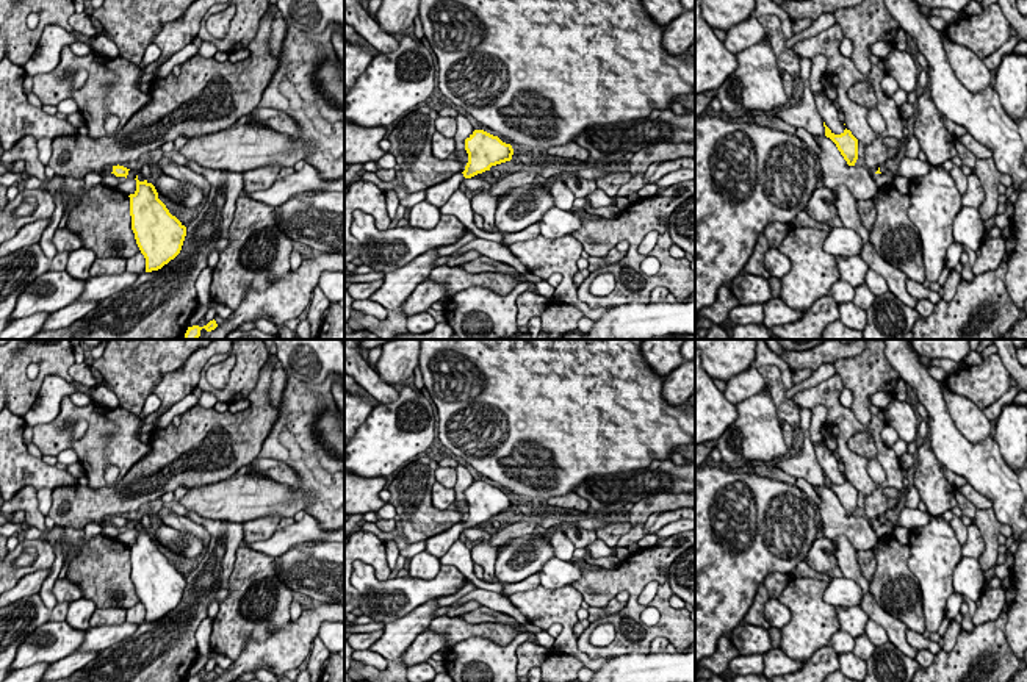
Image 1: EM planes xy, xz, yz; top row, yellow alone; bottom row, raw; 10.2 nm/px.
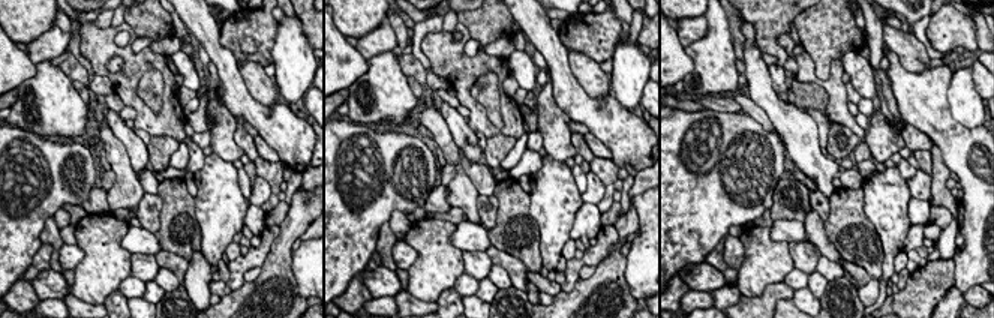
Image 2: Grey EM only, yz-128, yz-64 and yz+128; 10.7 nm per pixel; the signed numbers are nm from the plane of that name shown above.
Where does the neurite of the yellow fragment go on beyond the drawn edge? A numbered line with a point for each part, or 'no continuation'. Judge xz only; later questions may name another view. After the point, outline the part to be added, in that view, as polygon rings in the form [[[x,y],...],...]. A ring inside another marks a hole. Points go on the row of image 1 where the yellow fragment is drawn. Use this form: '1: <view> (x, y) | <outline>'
1: xz (439, 194) | [[[456,174],[446,181],[426,189],[426,200],[438,208],[443,206],[449,200],[449,197],[460,188],[463,178],[463,174]]]

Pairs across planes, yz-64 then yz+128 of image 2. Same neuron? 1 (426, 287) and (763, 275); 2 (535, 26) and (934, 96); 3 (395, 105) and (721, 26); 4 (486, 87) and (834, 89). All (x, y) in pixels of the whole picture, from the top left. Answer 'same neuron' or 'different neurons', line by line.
1: same neuron
2: same neuron
3: same neuron
4: different neurons

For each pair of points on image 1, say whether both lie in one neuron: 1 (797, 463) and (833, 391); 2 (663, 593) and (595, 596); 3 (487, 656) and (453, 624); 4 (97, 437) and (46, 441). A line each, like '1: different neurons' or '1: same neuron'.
1: different neurons
2: same neuron
3: different neurons
4: same neuron

